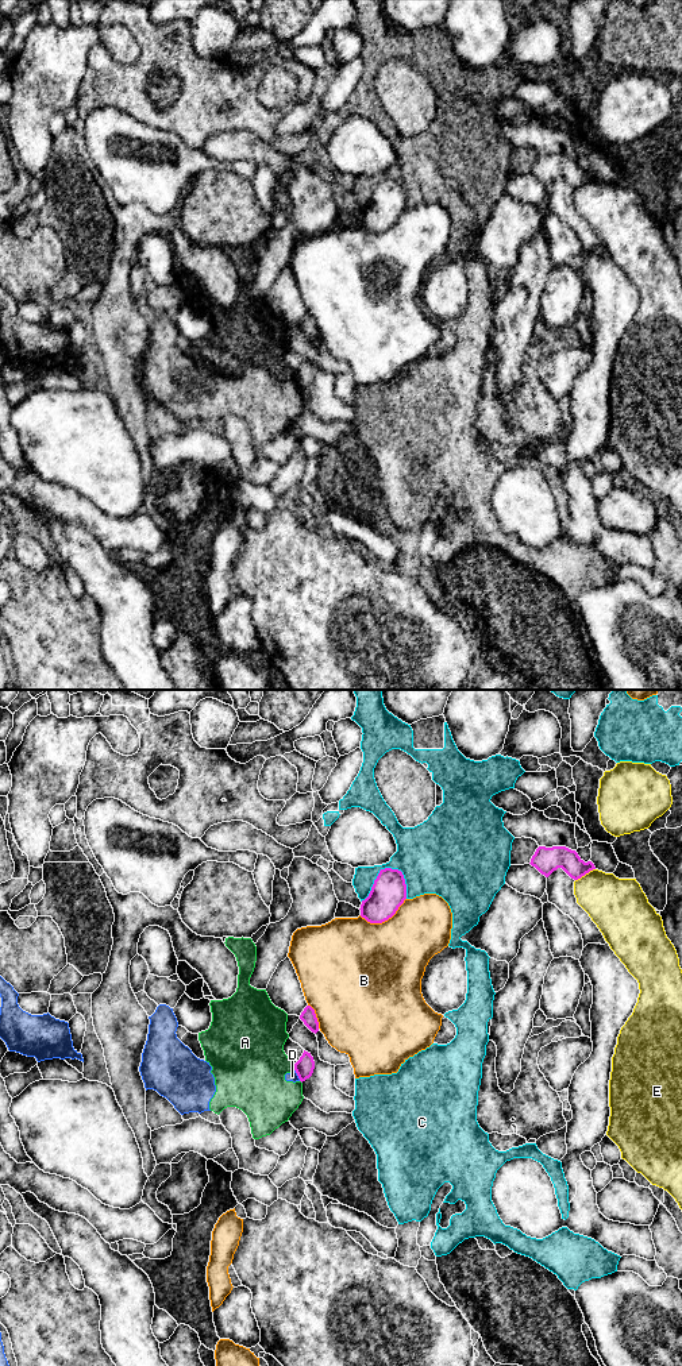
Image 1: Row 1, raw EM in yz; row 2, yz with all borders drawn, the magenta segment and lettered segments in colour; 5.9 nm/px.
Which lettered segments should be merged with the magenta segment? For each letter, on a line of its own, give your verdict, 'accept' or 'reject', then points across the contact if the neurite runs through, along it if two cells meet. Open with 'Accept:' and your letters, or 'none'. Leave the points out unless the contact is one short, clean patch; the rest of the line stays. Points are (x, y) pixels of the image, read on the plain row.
Accept: none
A: reject
B: reject
C: reject
D: reject; border along yz (295, 378), (300, 389)
E: reject

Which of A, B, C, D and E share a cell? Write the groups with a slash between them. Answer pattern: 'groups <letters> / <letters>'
groups A D / B / C / E

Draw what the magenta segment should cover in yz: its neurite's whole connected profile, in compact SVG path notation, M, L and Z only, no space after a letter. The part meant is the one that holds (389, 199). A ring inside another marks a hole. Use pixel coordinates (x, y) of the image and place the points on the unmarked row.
M381 178L369 205L362 209L361 225L370 232L382 232L392 227L406 208L406 193L401 180Z

